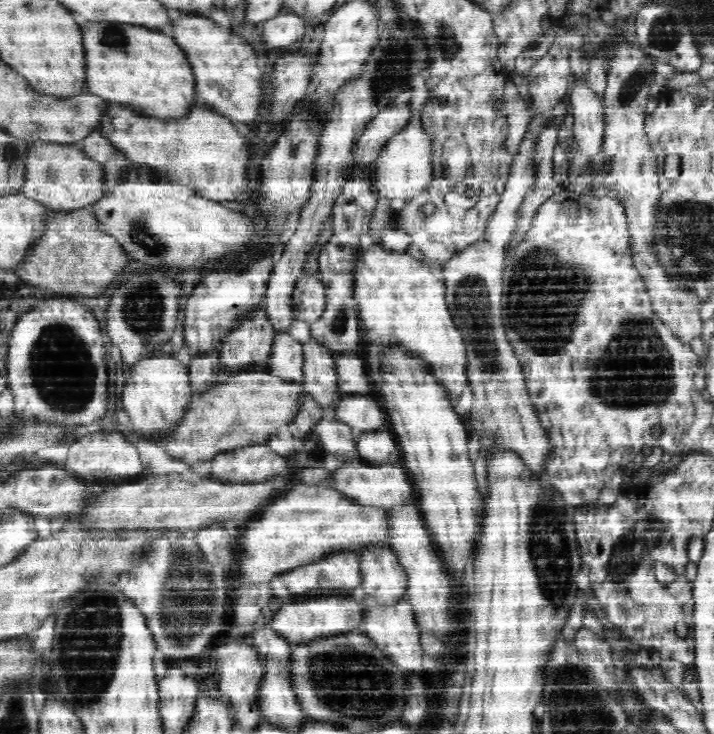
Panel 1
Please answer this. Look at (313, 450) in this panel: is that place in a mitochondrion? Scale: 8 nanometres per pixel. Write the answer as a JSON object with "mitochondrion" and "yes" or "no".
{"mitochondrion":"yes"}

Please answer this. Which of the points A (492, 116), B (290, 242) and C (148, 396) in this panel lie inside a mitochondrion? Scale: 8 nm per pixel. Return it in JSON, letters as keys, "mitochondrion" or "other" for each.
{"A":"other","B":"other","C":"other"}

